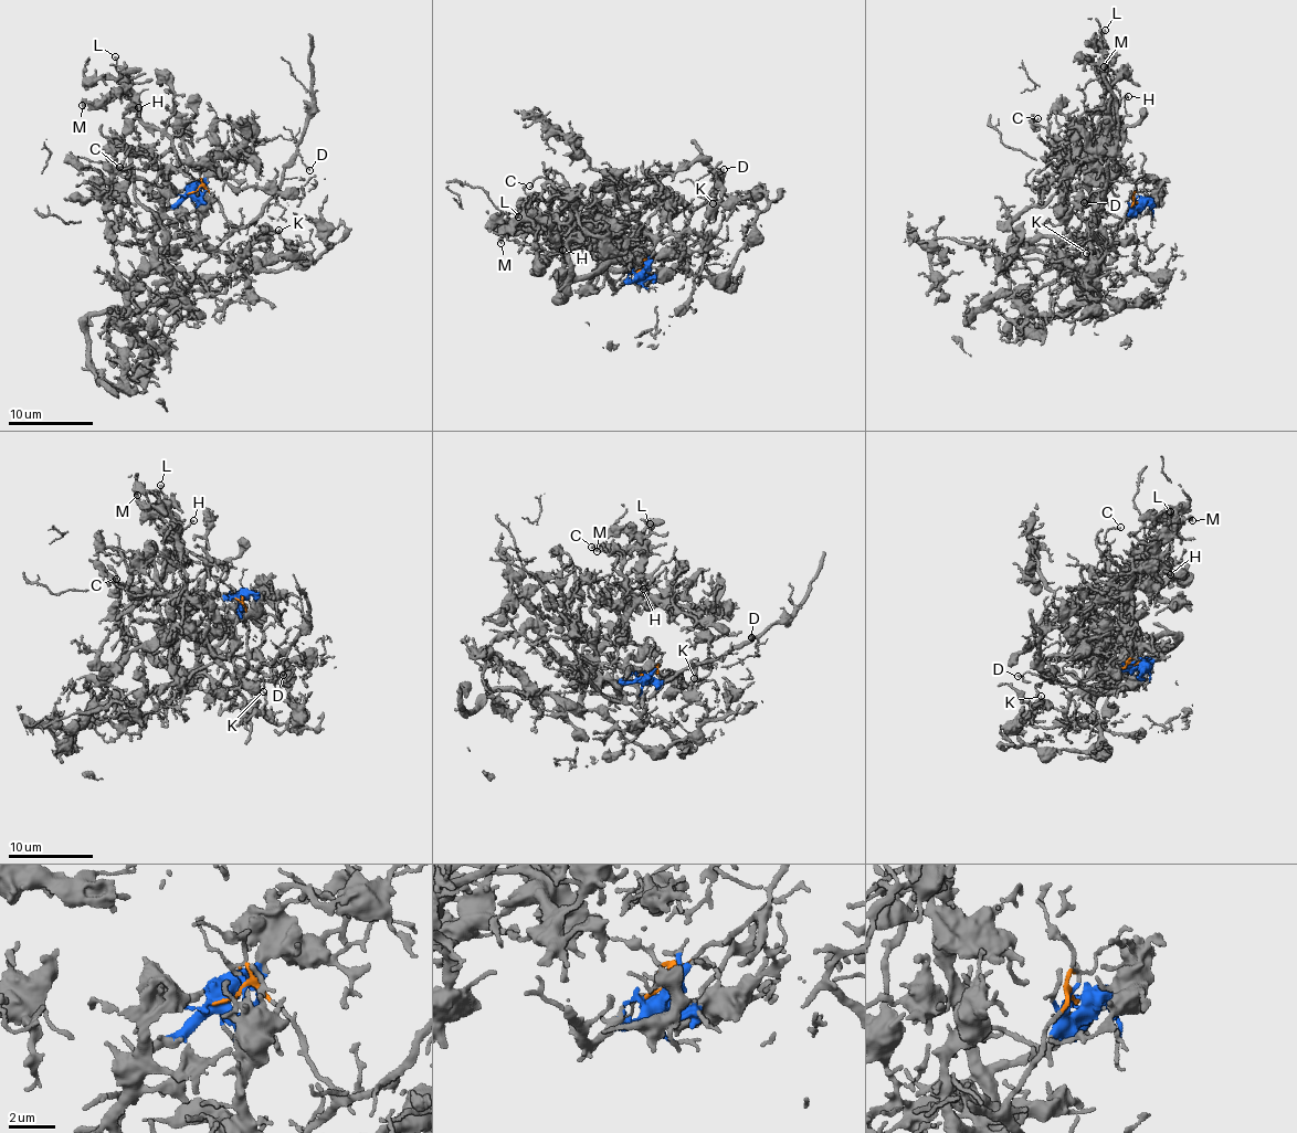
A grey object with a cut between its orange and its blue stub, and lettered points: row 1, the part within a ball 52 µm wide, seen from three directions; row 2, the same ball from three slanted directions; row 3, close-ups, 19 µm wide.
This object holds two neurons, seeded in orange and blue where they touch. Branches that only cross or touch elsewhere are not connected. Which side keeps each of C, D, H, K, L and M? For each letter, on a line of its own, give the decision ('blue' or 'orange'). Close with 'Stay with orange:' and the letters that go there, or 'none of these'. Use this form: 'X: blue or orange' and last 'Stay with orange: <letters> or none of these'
C: blue
D: orange
H: blue
K: blue
L: blue
M: blue
Stay with orange: D

